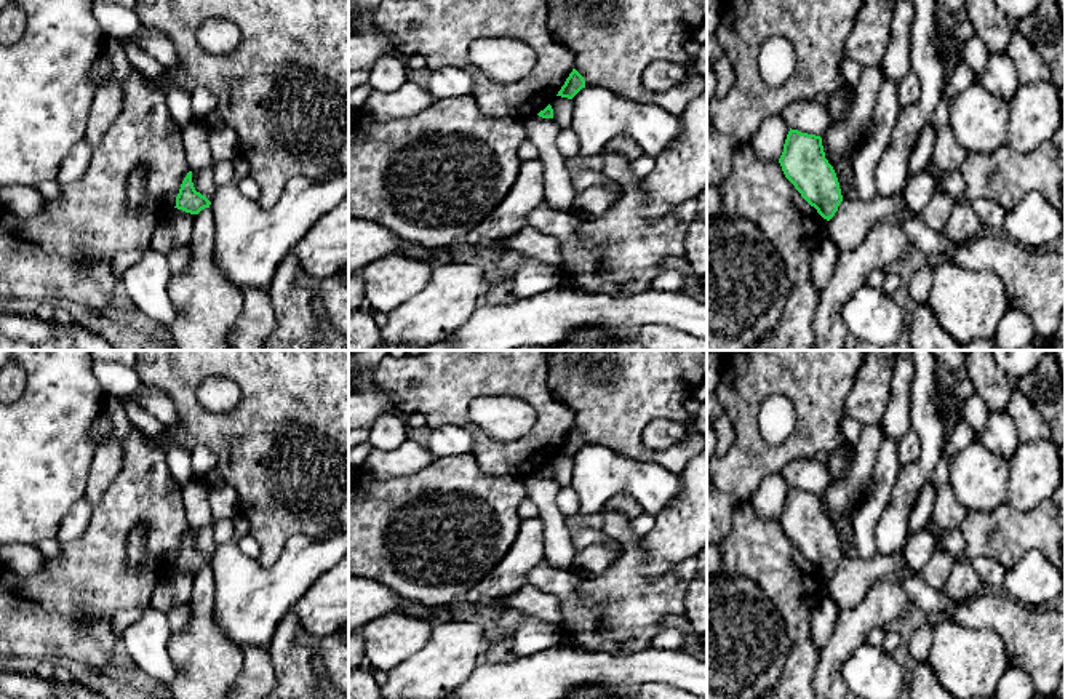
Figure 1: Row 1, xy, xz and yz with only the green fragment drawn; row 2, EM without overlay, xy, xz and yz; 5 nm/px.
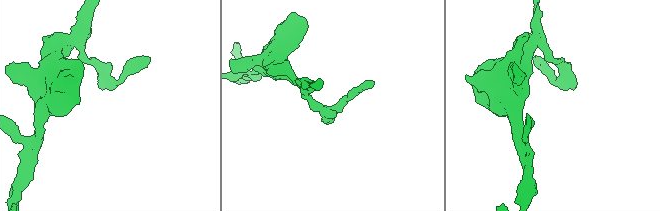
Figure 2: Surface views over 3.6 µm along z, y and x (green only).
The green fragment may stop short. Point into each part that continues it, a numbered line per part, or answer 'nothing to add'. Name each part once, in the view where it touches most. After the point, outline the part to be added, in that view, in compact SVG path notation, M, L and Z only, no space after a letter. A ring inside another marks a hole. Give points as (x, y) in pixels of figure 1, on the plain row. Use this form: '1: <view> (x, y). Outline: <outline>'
nothing to add

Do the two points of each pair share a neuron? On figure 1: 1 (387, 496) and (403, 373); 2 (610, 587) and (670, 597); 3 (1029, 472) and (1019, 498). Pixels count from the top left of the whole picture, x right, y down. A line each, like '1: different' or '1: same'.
1: different
2: same
3: same

